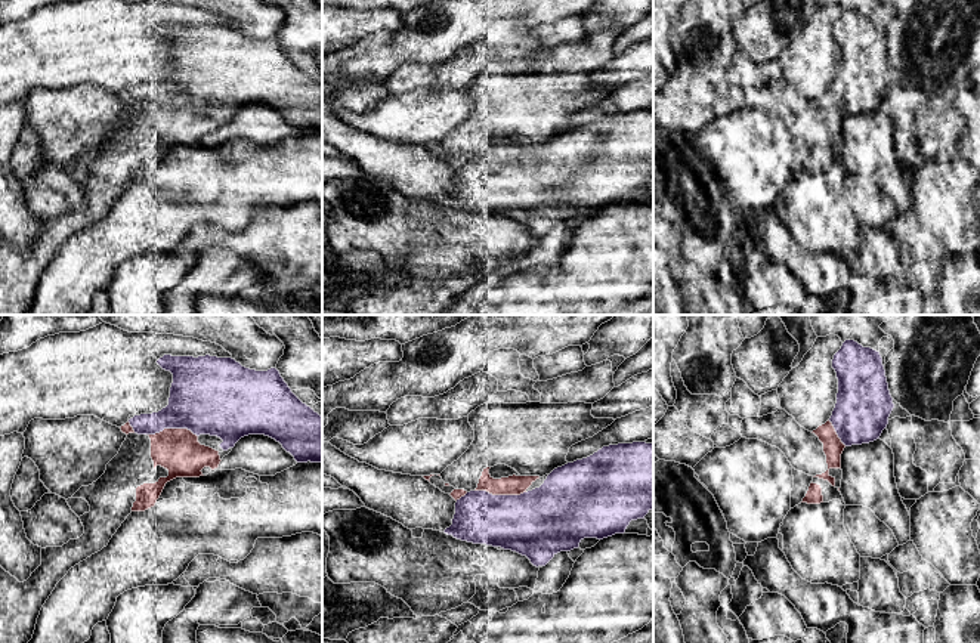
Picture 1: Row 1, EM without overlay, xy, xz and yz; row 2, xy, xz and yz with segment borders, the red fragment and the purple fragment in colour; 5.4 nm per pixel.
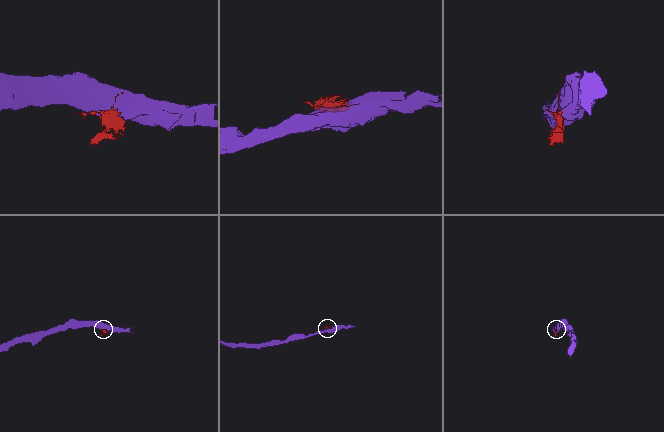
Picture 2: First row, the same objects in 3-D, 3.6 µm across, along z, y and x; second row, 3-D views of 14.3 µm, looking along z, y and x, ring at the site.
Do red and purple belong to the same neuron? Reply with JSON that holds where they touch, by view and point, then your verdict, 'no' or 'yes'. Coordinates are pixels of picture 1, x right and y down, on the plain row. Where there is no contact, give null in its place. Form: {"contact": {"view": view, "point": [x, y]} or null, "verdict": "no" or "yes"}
{"contact": {"view": "xz", "point": [500, 163]}, "verdict": "yes"}

